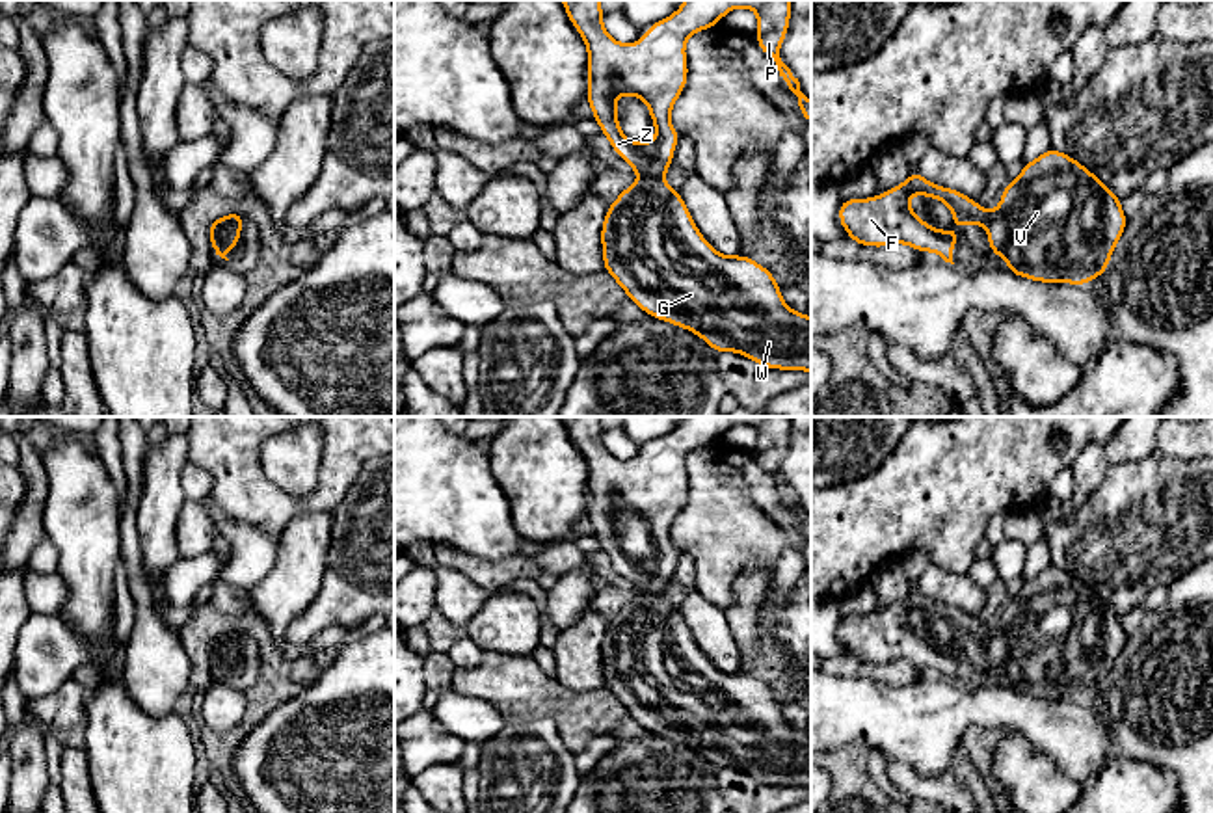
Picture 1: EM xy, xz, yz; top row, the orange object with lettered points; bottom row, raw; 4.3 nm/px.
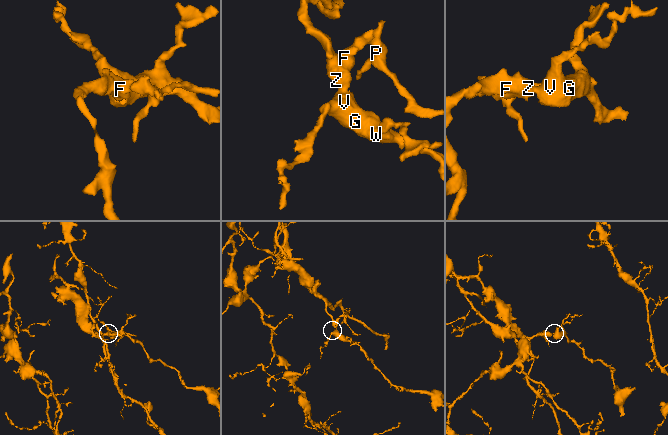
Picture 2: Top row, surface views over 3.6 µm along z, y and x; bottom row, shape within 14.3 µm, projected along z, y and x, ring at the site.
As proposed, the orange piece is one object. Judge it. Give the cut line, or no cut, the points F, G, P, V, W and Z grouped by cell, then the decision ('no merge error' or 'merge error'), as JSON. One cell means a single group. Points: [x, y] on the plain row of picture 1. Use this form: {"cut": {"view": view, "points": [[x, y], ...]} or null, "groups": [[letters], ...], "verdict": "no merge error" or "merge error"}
{"cut": null, "groups": [["F", "G", "P", "V", "W", "Z"]], "verdict": "no merge error"}

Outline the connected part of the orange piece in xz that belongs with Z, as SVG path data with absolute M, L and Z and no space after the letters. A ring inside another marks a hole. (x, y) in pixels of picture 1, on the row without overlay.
M601 417L560 419L588 465L586 517L593 536L618 573L642 593L608 621L601 644L605 688L644 729L696 750L716 770L737 768L763 785L811 789L811 735L785 722L776 694L765 683L744 672L716 670L692 638L681 610L662 597L672 584L673 562L681 556L670 540L670 528L686 502L685 460L692 450L718 443L731 426L757 428L759 467L776 478L783 500L798 513L802 534L811 540L811 517L800 508L796 491L780 474L780 461L789 448L791 417L685 417L673 432L653 439L644 456L633 461L614 458L606 450ZM618 512L634 512L647 521L657 547L653 558L638 560L623 553L618 540Z

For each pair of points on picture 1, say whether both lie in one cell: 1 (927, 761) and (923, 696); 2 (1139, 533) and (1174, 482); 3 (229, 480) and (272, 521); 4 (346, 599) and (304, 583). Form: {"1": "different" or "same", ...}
{"1": "same", "2": "same", "3": "same", "4": "different"}

